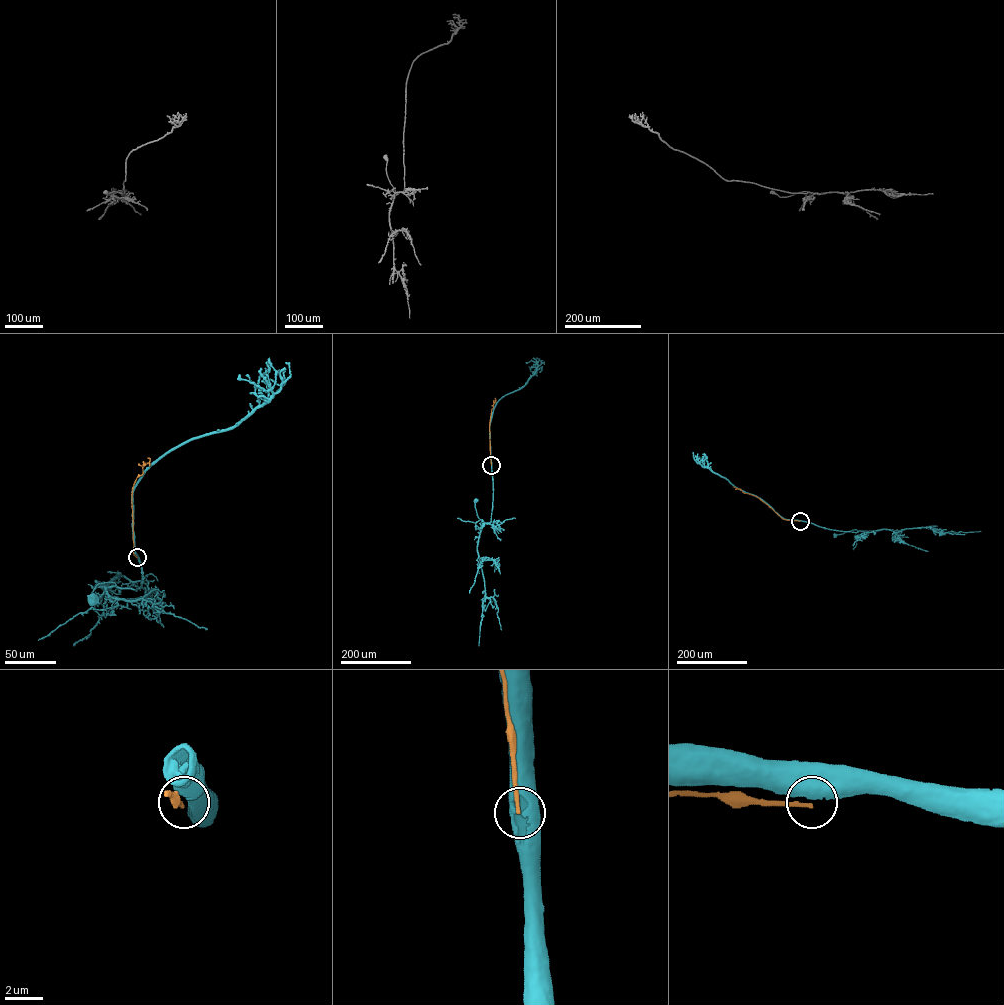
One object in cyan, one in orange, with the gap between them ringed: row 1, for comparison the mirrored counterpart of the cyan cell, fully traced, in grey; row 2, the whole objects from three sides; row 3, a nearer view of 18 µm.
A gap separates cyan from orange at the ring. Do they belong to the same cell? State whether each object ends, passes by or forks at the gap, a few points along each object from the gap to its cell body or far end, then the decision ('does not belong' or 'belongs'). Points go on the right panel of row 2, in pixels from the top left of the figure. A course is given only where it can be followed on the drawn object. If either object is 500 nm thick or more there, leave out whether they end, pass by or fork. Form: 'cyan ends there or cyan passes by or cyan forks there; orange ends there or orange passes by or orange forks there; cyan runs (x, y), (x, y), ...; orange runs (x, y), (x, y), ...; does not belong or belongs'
cyan ends there; orange ends there; cyan runs (800, 521), (831, 529), (859, 531), (835, 536); orange runs (800, 521), (782, 518), (758, 497), (733, 486); does not belong

